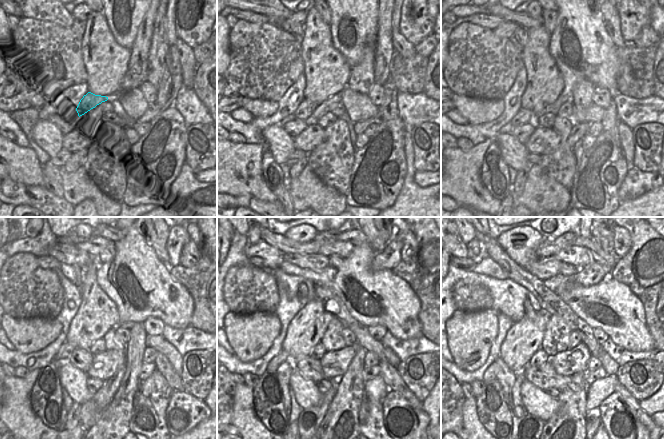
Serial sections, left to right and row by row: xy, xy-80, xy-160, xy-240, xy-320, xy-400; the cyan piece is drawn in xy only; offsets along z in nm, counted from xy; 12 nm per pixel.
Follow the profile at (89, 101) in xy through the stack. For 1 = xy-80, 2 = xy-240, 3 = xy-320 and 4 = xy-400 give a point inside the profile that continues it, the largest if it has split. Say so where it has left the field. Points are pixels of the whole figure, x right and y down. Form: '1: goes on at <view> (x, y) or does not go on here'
1: goes on at xy-80 (305, 109)
2: goes on at xy-240 (66, 349)
3: goes on at xy-320 (283, 356)
4: goes on at xy-400 (490, 374)

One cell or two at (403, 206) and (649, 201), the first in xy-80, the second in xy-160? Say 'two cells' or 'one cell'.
one cell

